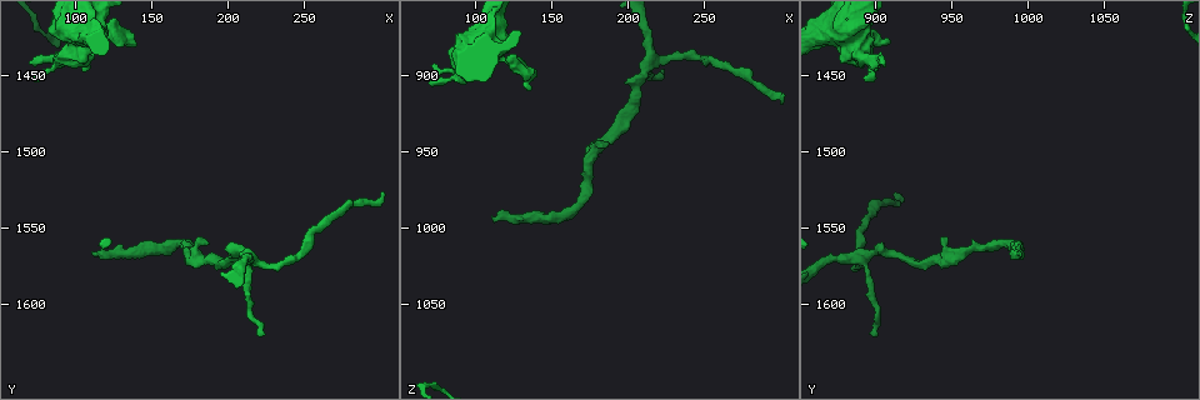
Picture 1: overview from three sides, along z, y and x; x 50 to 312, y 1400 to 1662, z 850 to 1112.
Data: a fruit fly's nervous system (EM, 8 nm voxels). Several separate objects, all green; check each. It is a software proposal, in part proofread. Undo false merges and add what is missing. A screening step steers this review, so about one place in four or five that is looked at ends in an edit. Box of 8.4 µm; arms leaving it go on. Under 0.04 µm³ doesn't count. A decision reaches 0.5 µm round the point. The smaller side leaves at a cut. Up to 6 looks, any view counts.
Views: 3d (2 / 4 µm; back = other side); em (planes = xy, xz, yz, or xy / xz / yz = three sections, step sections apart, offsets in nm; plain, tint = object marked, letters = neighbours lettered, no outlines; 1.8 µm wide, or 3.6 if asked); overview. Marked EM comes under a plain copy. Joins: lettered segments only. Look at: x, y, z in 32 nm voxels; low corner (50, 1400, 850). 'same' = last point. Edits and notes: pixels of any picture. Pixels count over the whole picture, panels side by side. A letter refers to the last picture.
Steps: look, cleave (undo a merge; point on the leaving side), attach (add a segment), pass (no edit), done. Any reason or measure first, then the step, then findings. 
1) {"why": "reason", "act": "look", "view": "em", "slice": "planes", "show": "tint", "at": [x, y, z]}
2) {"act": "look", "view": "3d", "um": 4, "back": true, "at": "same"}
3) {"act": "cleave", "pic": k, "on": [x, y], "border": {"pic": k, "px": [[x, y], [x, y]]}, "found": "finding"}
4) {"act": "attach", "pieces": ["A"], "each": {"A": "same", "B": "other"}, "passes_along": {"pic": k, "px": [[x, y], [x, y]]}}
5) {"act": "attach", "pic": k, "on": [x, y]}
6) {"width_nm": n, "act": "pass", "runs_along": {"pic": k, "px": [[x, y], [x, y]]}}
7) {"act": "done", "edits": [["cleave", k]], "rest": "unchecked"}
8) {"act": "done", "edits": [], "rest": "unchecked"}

{"why": "an open end", "act": "look", "view": "3d", "um": 4, "at": [70, 1440, 904]}

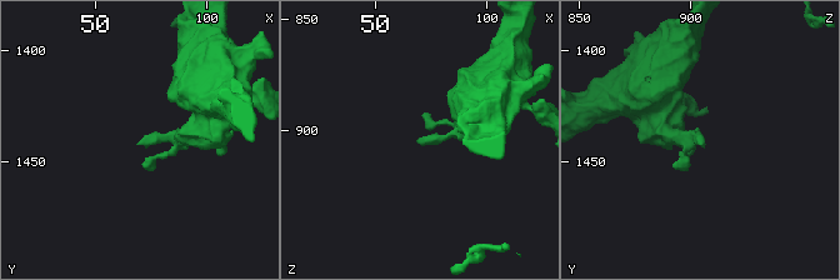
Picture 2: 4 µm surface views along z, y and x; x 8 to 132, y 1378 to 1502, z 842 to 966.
{"act": "look", "view": "em", "slice": "planes", "show": "letters", "at": [69, 1441, 905]}

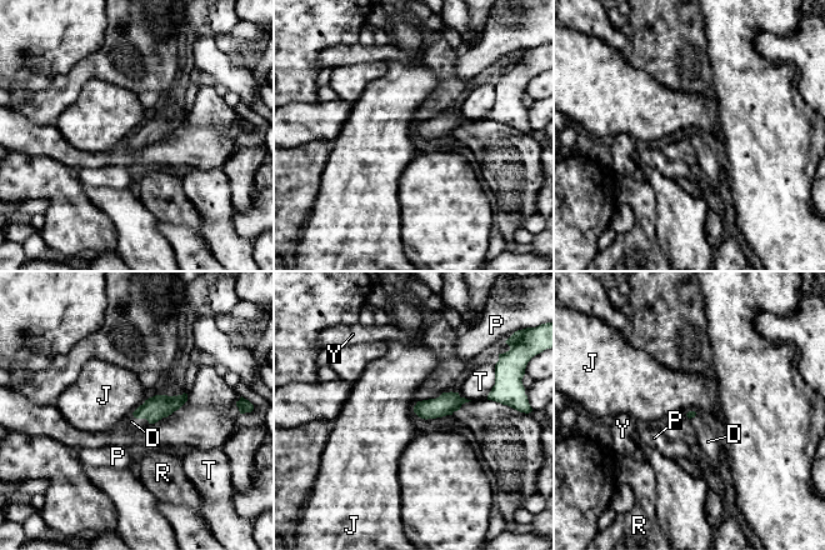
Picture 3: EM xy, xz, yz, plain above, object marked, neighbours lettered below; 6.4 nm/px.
{"longest_contact_nm": ["T", 130], "act": "attach", "pieces": ["D"], "each": {"D": "same", "J": "other", "P": "other", "R": "other", "T": "other", "Y": "other"}, "passes_along": {"pic": 3, "px": [[154, 409], [140, 418], [131, 421]]}, "found": "it goes on there"}

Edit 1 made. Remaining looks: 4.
{"why": "redraw", "act": "look", "view": "overview"}

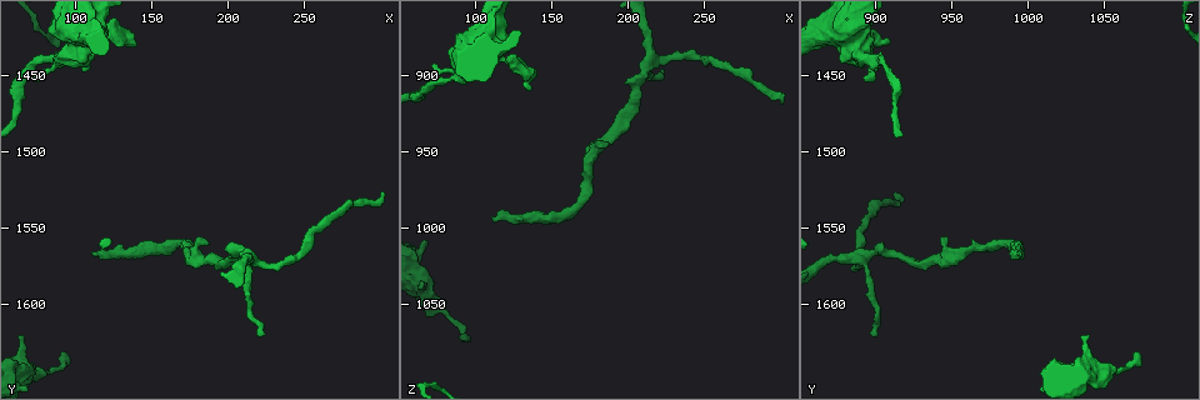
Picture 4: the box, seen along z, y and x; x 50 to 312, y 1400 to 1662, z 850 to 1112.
{"why": "branch stops here", "act": "look", "view": "3d", "um": 4, "at": [134, 1430, 908]}

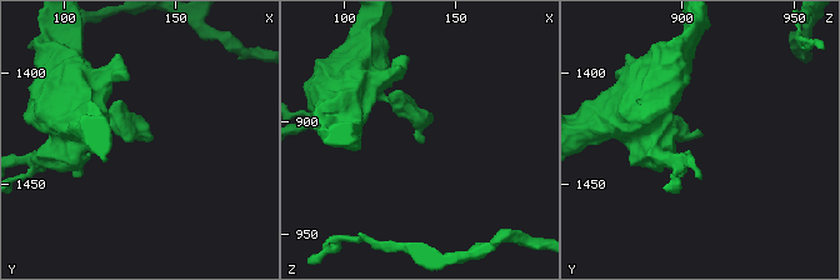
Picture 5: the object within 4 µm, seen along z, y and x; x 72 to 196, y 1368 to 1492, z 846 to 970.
{"why": "now the EM", "act": "look", "view": "em", "slice": "planes", "show": "letters", "at": [135, 1429, 907]}

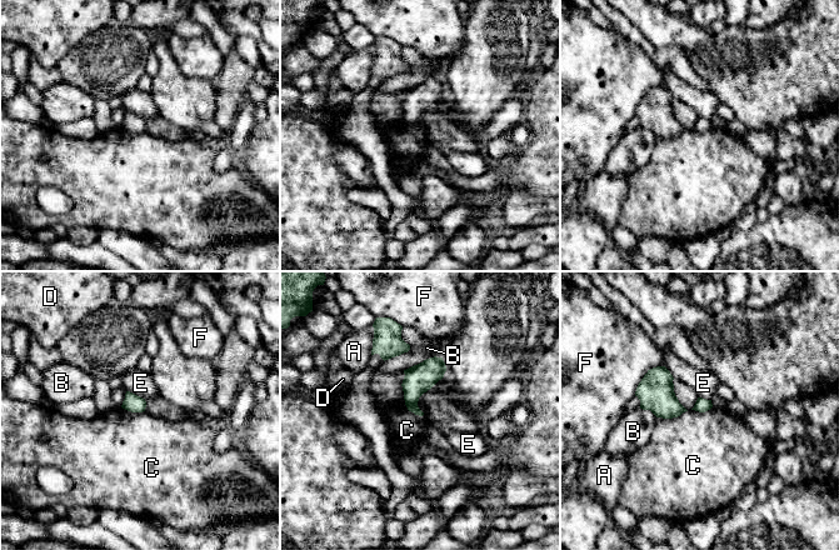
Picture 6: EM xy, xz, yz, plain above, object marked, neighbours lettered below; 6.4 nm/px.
{"act": "pass", "each": {"A": "other", "B": "other", "C": "other", "D": "other", "E": "other", "F": "other"}, "found": "none of them fits"}

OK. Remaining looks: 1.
{"act": "done", "edits": [["attach", 3]], "rest": "unchecked"}

